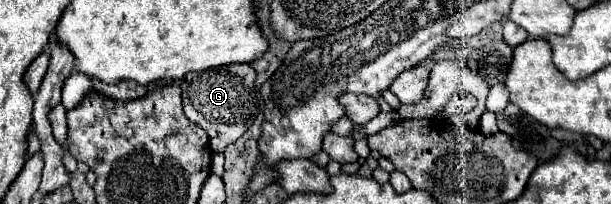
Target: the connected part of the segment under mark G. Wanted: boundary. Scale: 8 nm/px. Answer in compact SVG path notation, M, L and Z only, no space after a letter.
M230 64L222 68L210 68L204 72L190 72L182 78L182 100L184 114L204 128L210 136L214 152L224 152L228 144L236 142L258 114L258 100L254 90L256 72L250 64Z

